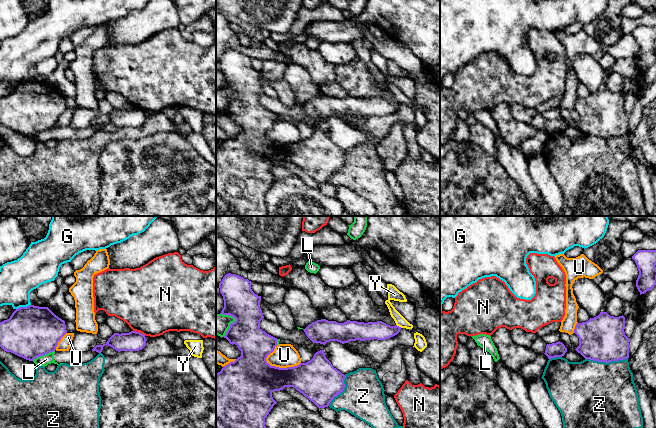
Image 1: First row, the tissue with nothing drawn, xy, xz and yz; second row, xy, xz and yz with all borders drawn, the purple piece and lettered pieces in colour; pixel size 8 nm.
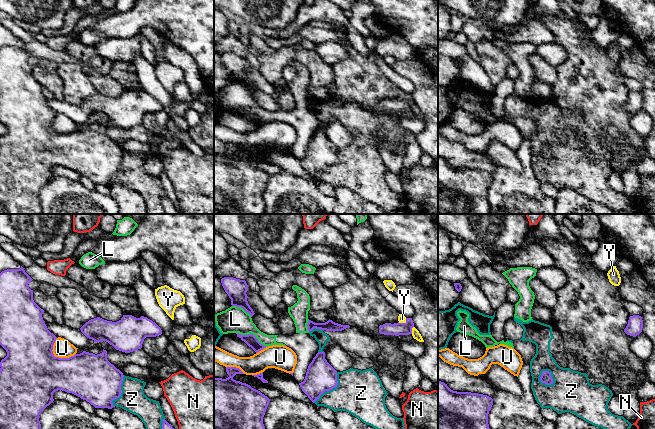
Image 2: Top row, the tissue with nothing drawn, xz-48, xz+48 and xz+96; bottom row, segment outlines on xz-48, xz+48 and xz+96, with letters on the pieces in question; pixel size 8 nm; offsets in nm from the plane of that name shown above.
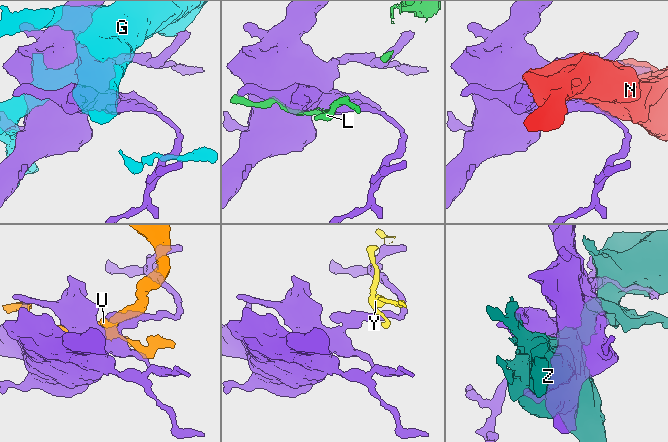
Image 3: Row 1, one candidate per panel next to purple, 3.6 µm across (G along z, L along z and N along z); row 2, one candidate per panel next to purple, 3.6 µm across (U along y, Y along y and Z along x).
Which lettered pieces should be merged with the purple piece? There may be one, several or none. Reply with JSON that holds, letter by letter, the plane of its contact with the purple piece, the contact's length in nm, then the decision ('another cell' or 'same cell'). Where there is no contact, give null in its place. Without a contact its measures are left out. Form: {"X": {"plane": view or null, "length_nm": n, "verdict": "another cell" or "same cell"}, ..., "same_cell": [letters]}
{"G": {"plane": "xy", "length_nm": 130, "verdict": "another cell"}, "L": {"plane": "xy", "length_nm": 200, "verdict": "another cell"}, "N": {"plane": "xy", "length_nm": 110, "verdict": "another cell"}, "U": {"plane": "xz", "length_nm": 300, "verdict": "another cell"}, "Y": {"plane": "xz", "length_nm": 50, "verdict": "another cell"}, "Z": {"plane": "yz", "length_nm": 340, "verdict": "another cell"}, "same_cell": []}

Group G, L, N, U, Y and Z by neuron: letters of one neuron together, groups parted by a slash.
G / L / N / U / Y / Z

